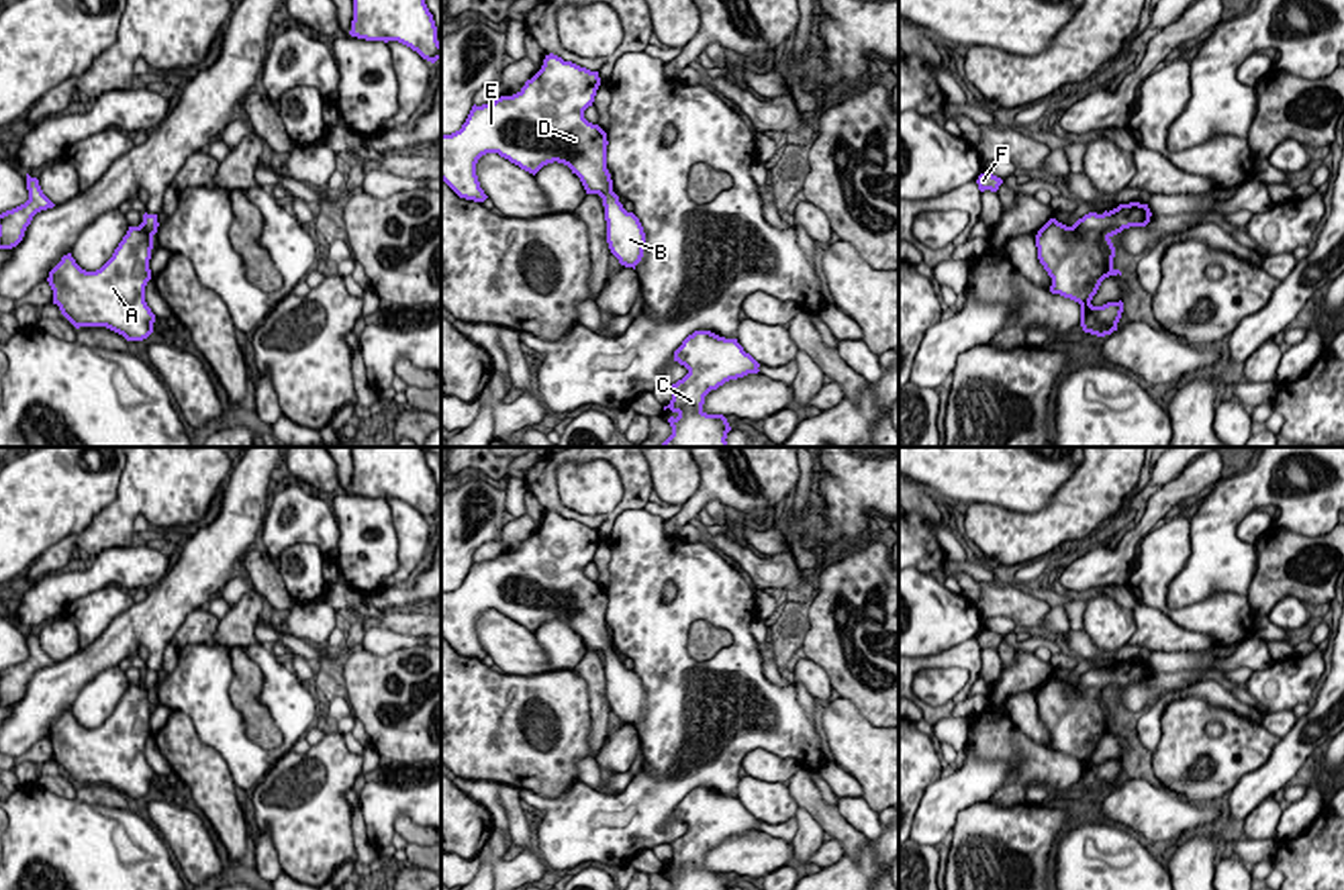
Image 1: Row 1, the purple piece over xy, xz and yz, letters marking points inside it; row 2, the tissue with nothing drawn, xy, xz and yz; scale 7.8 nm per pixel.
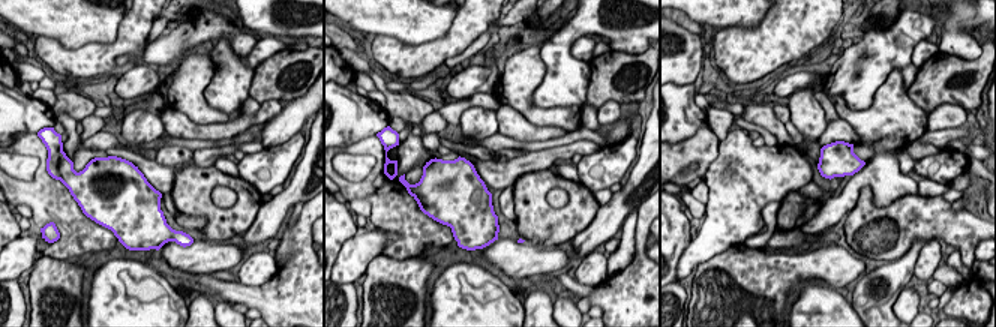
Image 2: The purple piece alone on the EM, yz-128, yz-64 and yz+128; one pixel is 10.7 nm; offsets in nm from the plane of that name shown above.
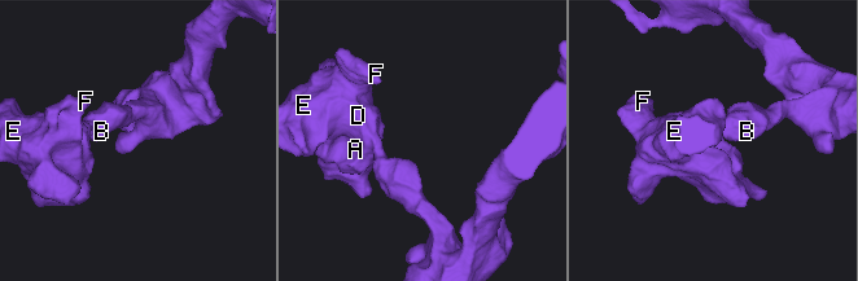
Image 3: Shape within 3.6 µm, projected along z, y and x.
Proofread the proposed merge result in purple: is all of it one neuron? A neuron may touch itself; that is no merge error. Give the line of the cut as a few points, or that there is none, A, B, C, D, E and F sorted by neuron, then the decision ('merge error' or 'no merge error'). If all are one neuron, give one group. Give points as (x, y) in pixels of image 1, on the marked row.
cut none; groups A B C D E F; no merge error

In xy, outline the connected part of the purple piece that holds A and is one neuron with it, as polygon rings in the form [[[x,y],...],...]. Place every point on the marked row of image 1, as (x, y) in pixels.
[[[143,214],[139,227],[129,227],[112,257],[96,271],[82,269],[71,253],[49,271],[53,304],[76,327],[106,327],[127,341],[143,341],[153,333],[155,314],[145,302],[145,286],[151,280],[149,259],[153,235],[157,233],[157,214]]]

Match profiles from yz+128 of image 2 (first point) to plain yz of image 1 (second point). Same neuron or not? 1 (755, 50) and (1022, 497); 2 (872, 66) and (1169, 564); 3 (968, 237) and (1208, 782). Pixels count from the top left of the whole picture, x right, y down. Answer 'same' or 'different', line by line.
1: different
2: different
3: same

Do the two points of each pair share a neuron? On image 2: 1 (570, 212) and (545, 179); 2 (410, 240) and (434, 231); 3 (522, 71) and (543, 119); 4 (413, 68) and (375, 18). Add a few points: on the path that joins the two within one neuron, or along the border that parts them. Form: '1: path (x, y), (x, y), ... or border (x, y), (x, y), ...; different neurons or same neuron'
1: path (573, 200), (573, 192), (564, 183), (557, 182); same neuron
2: path (416, 237), (428, 234); same neuron
3: path (522, 84), (522, 104), (530, 111); same neuron
4: border (371, 36), (392, 35), (405, 44), (422, 44); different neurons

